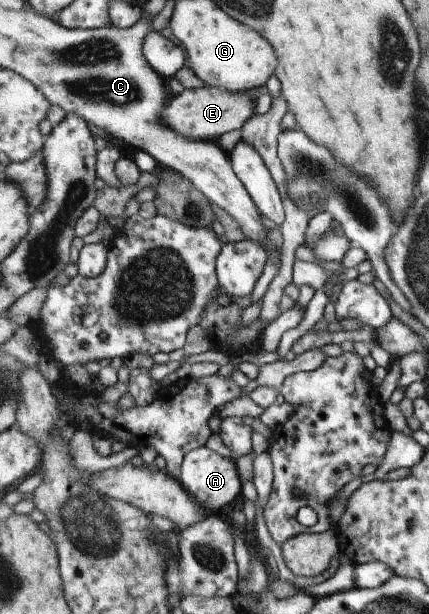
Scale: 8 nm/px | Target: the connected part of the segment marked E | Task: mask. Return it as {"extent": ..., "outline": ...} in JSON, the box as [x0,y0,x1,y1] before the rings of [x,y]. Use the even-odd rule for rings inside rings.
{"extent":[162,86,258,142],"outline":[[[214,86],[184,89],[181,94],[172,96],[166,109],[162,111],[162,117],[165,118],[166,125],[182,133],[182,137],[215,142],[220,135],[225,137],[230,131],[244,129],[249,119],[257,115],[255,111],[257,98],[258,96],[253,93],[232,92]]]}

